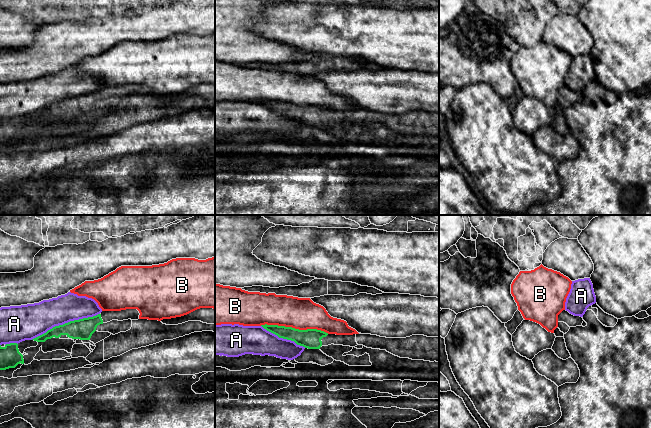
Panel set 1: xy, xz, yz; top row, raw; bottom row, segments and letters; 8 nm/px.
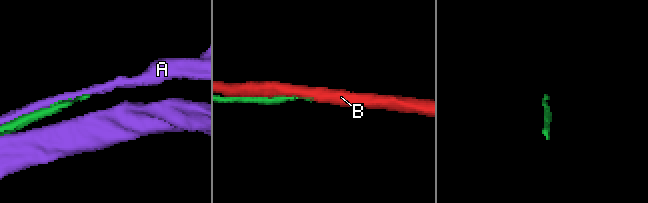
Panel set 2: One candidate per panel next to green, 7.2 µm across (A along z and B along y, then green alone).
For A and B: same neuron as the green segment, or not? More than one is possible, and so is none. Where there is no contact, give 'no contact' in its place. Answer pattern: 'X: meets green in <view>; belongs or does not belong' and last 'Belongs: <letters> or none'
A: meets green in xy; does not belong
B: meets green in xz; does not belong
Belongs: none

